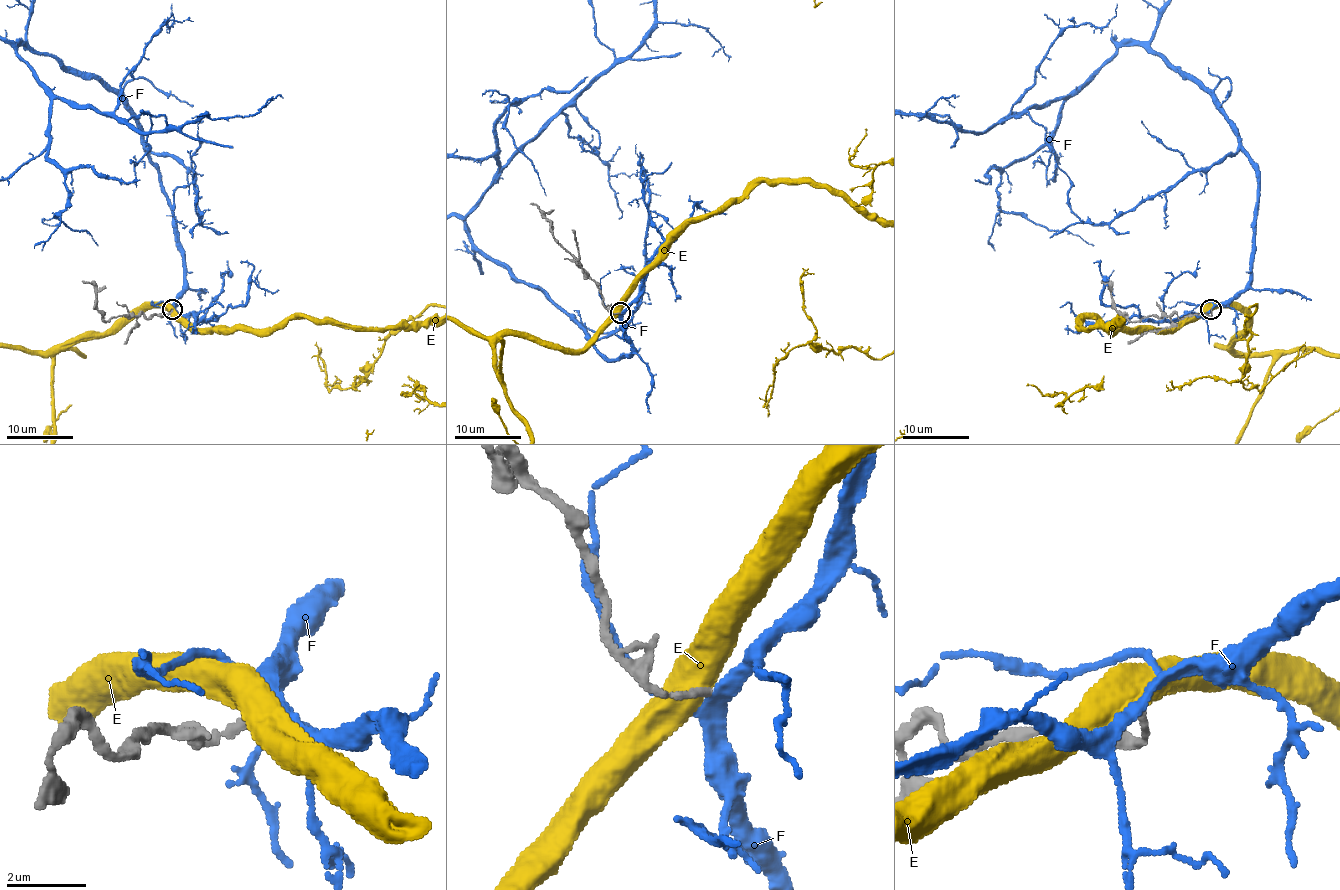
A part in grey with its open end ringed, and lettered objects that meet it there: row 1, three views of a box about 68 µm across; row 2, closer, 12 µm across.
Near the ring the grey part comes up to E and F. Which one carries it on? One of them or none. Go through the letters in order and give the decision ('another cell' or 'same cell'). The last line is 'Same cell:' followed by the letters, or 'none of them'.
E: another cell
F: another cell
Same cell: none of them

